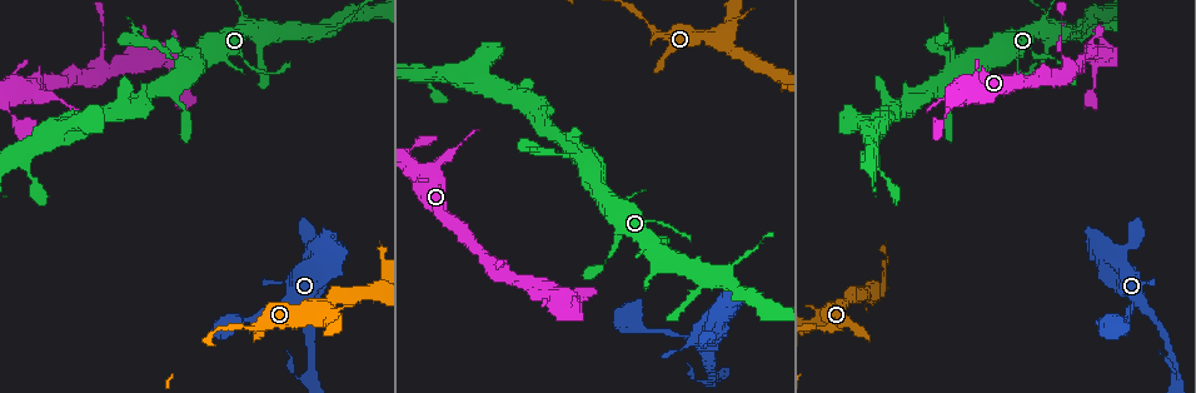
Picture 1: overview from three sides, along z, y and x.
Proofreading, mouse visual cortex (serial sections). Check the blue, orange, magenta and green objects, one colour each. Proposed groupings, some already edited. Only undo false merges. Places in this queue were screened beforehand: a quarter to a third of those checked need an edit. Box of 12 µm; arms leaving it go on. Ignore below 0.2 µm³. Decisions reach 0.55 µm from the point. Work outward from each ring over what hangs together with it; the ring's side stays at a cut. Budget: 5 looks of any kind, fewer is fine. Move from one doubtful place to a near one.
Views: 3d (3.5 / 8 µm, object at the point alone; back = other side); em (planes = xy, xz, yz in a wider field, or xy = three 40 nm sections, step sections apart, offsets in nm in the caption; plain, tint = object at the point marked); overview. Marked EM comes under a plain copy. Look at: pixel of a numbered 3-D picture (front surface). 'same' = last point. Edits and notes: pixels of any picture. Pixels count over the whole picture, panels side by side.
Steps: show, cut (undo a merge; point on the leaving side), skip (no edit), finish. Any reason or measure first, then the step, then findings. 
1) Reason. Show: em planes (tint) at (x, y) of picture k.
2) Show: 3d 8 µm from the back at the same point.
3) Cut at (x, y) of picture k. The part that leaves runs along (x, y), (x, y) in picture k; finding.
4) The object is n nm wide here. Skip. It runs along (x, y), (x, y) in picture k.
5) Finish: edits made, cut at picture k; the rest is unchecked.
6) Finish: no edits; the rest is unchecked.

Thick turns thin. Show: em xy step 2 (tint) at (1133, 310) of picture 1.

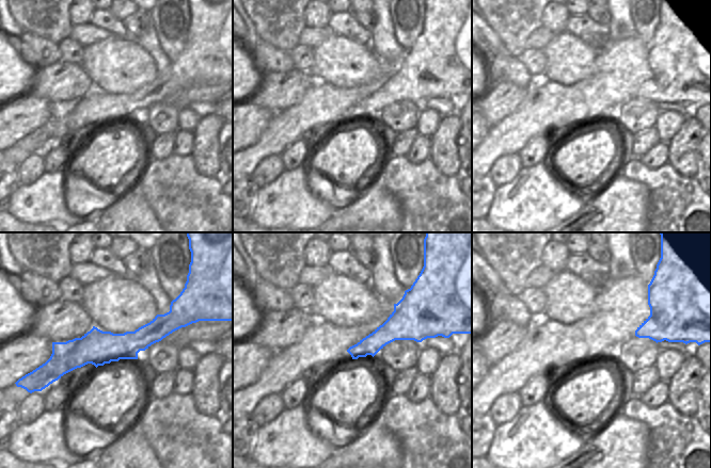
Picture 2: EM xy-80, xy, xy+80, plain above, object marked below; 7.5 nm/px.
Show: 3d 3.5 µm at the same point.

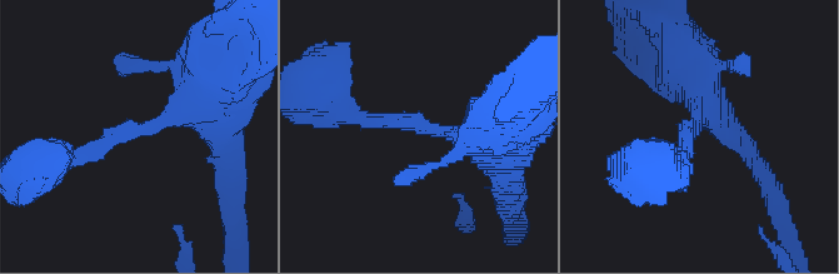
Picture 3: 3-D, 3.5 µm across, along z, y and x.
Skip. It runs along (176, 322), (46, 371) in picture 2; continuous, no second cell.

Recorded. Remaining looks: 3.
Abrupt turn. Show: 3d 3.5 µm at (559, 299) of picture 1.

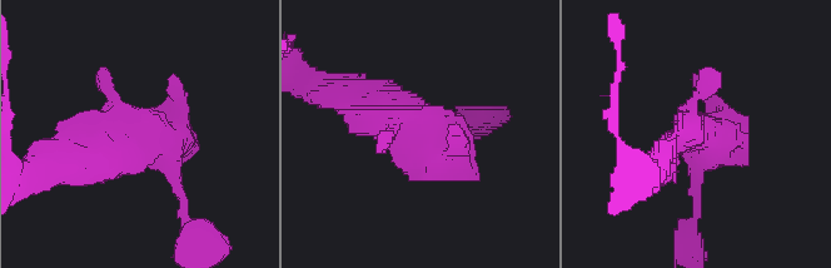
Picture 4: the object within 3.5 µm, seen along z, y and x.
Shape alone is not enough. Show: em xy step 3 (tint) at (144, 127) of picture 4.

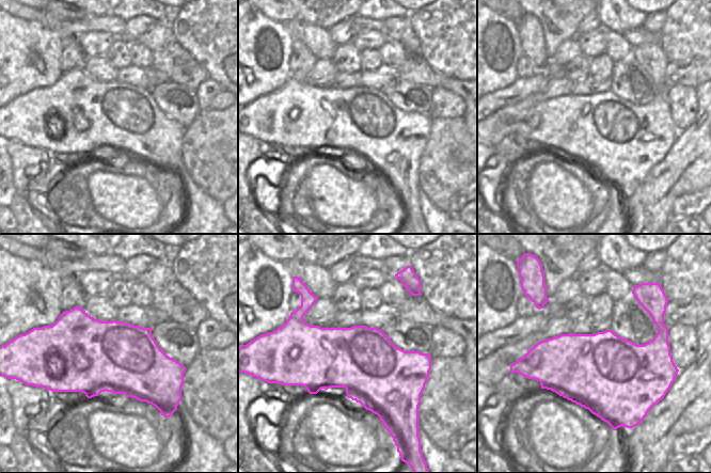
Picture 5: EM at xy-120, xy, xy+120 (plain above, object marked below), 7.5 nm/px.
Skip. All the same cell.

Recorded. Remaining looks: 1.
Finish: no edits; the rest is unchecked.

